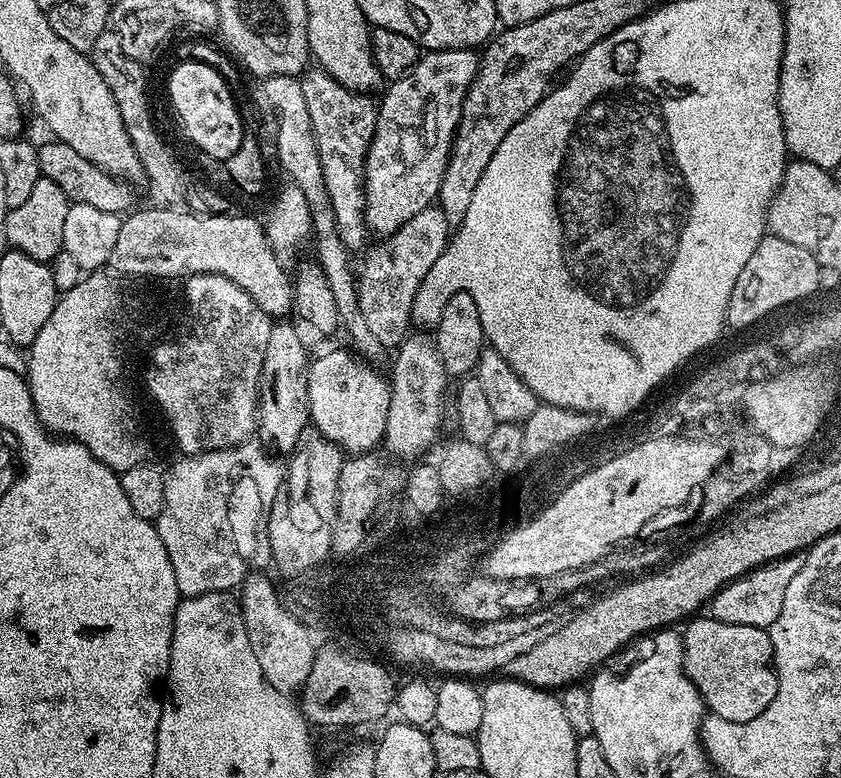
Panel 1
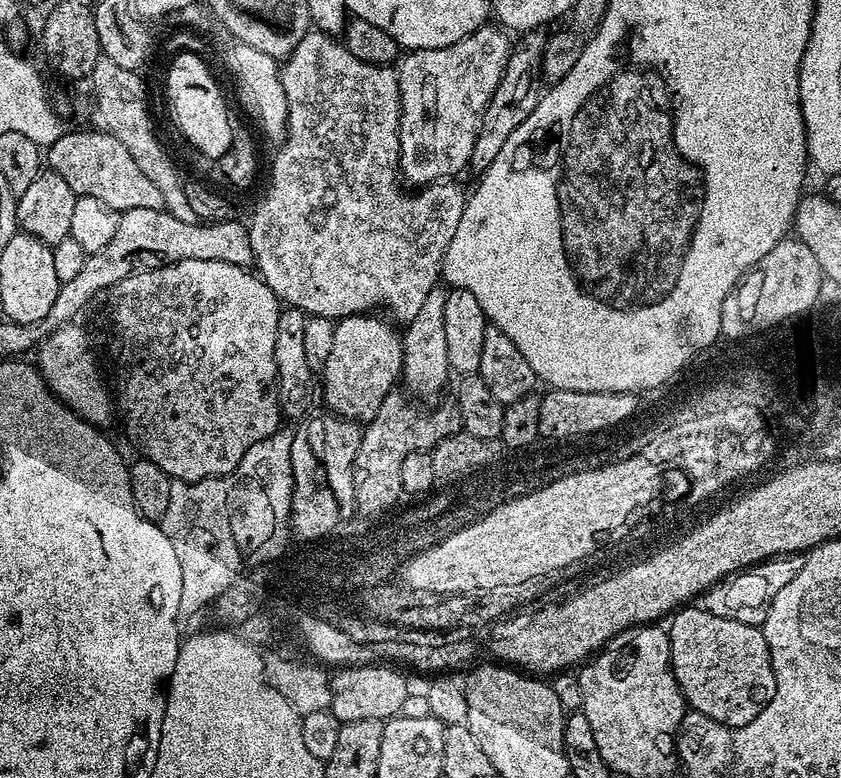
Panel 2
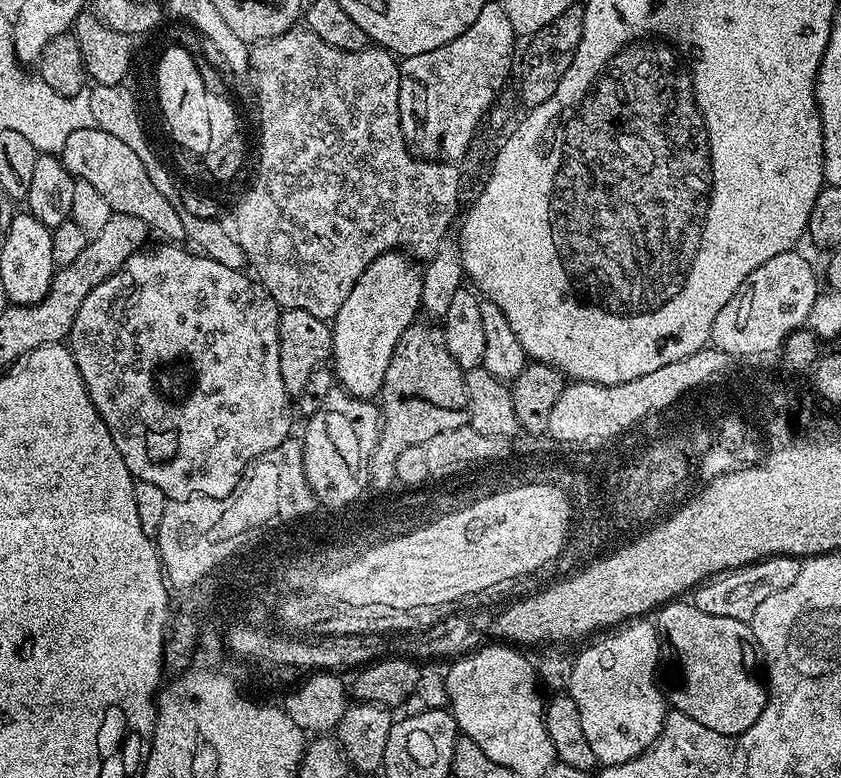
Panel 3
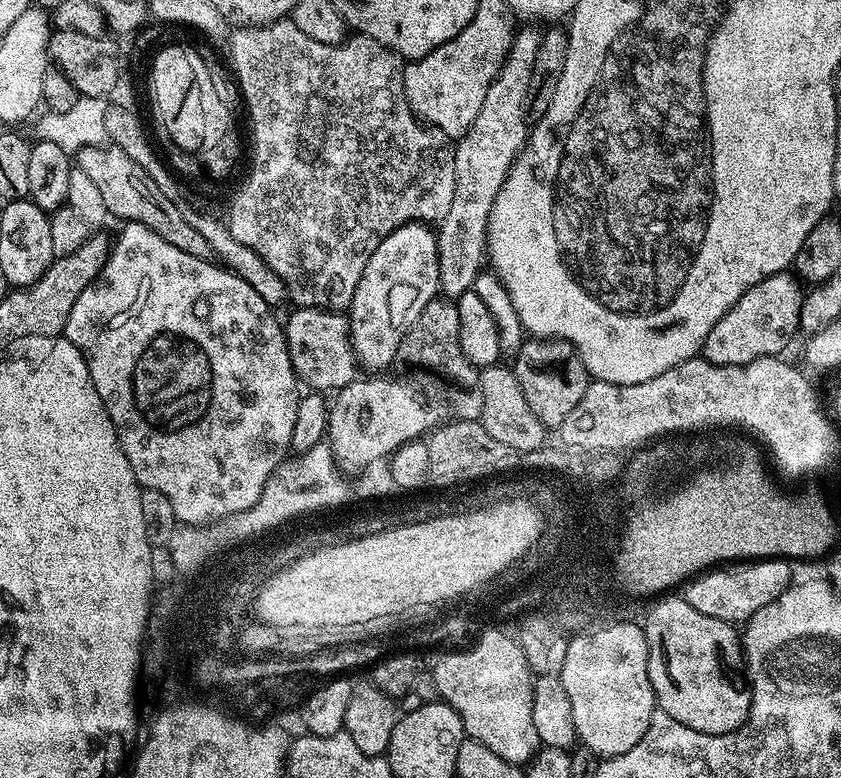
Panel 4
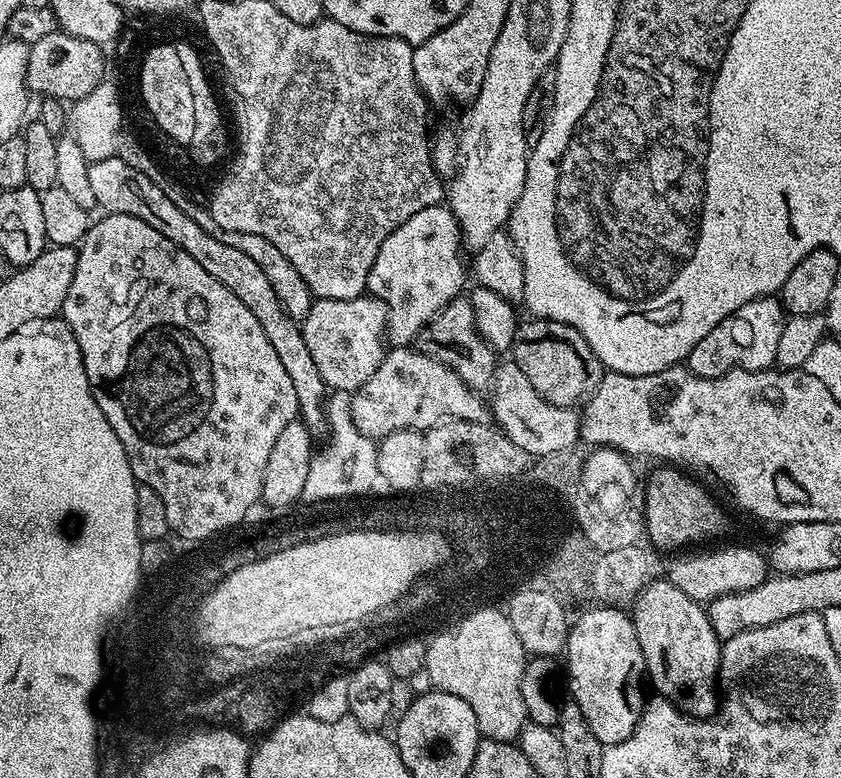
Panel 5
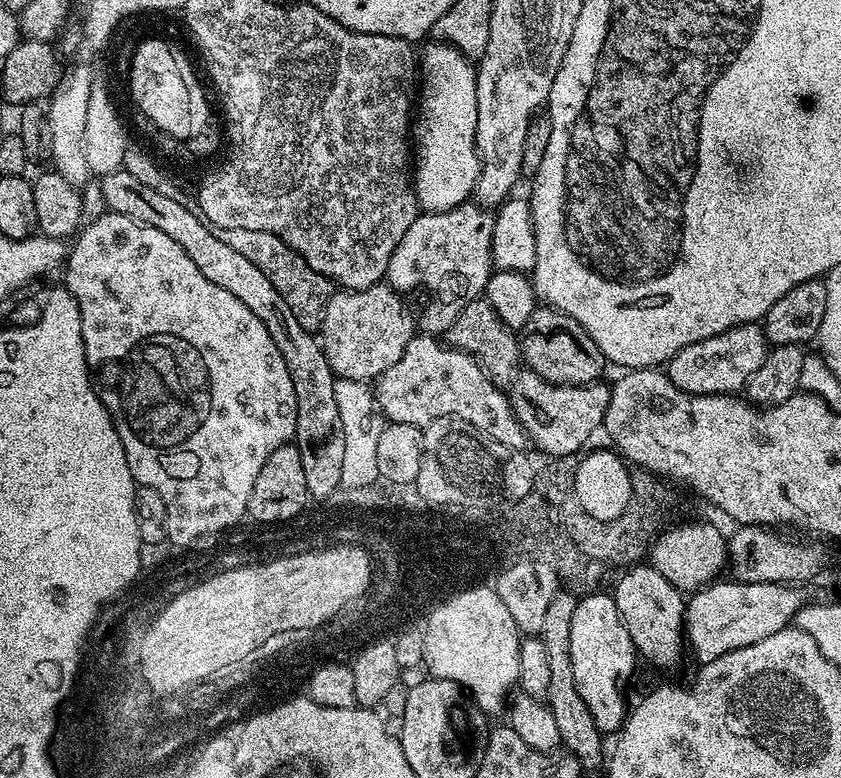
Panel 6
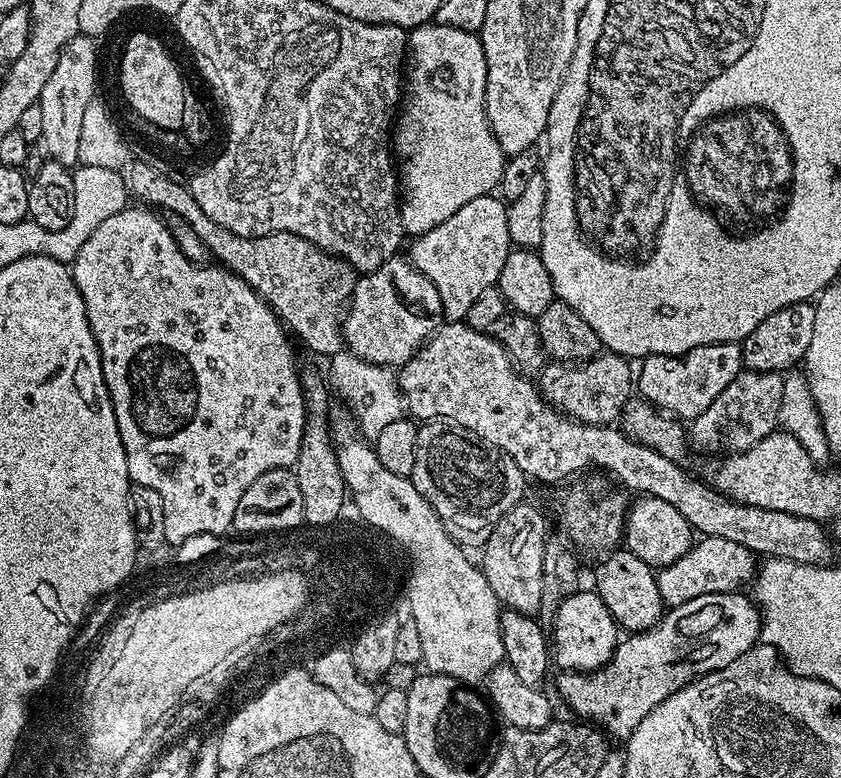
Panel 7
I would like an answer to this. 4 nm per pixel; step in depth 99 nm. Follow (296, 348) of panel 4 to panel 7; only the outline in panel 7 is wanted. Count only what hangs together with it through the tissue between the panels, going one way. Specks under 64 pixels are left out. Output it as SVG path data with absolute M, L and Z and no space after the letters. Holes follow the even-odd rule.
M392 256L373 272L357 279L342 321L347 351L393 370L410 362L444 320L442 298L434 282L415 268L411 259L402 257Z

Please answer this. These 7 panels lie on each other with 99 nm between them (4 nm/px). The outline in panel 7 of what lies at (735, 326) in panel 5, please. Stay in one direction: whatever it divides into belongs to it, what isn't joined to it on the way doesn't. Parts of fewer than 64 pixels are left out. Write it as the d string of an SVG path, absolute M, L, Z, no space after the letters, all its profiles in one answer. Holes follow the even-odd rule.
M739 343L703 344L681 356L645 356L641 364L634 380L639 395L660 411L691 422L739 375L744 354Z

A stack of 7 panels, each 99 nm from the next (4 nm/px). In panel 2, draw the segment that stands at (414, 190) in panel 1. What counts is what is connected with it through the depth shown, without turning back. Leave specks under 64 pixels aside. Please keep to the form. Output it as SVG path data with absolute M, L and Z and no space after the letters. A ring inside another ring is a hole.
M489 22L474 34L454 42L454 46L418 48L409 51L399 61L400 77L400 167L399 175L412 186L427 186L456 178L463 168L472 163L474 138L482 126L482 114L504 76L510 40L503 27Z

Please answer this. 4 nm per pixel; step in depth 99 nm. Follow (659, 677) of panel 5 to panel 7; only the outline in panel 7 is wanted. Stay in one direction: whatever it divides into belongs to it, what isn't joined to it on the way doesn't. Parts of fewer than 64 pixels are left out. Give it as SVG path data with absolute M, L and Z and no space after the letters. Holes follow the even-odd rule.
M627 550L609 551L603 558L605 560L596 568L594 591L602 598L602 602L606 602L606 610L610 610L625 633L647 632L666 611L662 594L658 594L656 572L652 565L642 562L642 558Z

